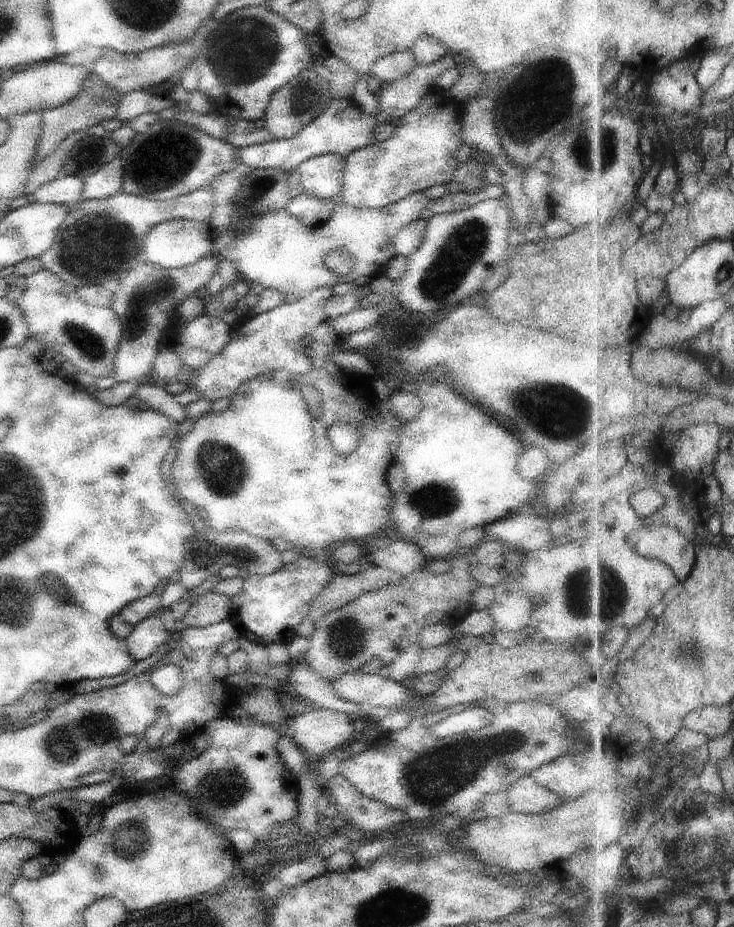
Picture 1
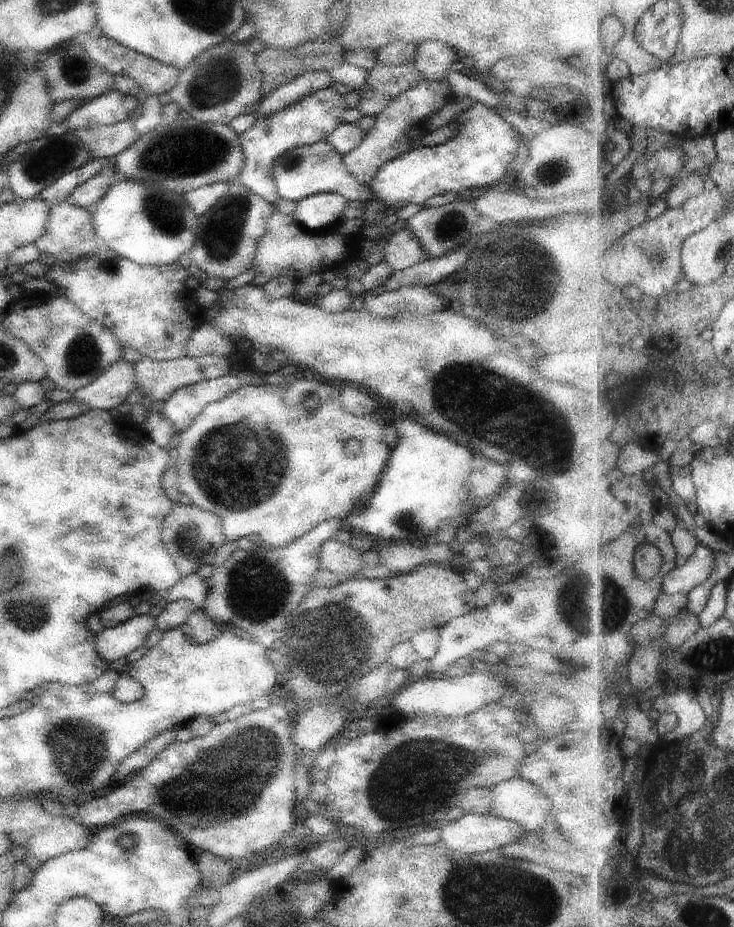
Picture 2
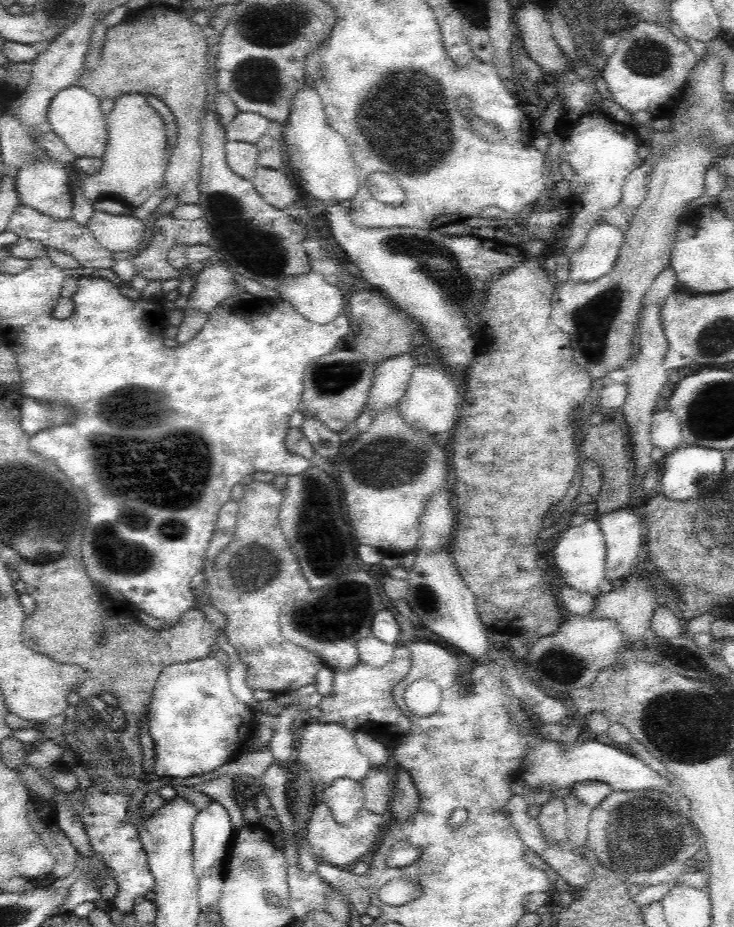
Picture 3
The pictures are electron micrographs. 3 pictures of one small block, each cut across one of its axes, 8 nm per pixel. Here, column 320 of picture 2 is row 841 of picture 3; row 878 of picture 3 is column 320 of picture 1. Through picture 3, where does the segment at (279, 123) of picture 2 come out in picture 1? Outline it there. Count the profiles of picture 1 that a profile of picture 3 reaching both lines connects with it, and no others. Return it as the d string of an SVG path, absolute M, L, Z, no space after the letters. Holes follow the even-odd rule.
M331 98L327 108L295 136L287 139L269 140L269 142L259 145L245 146L237 152L237 155L238 159L243 162L243 166L247 164L254 169L277 168L277 170L291 173L303 160L313 156L334 153L345 159L347 154L351 154L353 150L374 144L373 130L377 124L374 116L364 114L358 109L353 98Z

